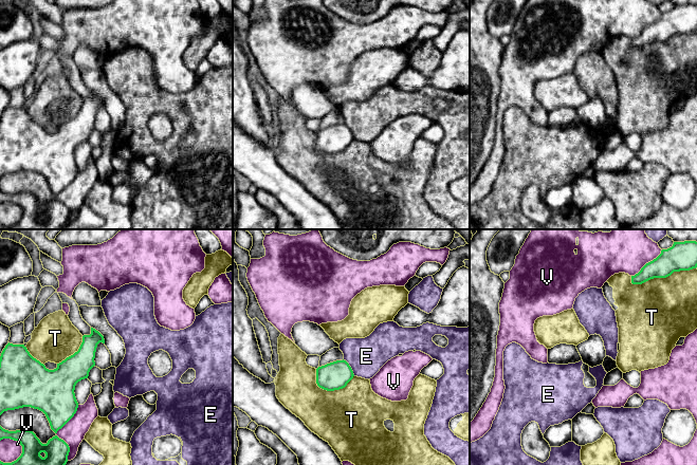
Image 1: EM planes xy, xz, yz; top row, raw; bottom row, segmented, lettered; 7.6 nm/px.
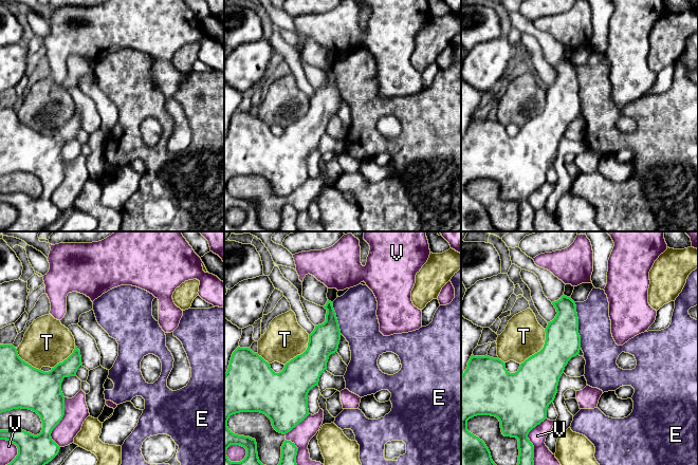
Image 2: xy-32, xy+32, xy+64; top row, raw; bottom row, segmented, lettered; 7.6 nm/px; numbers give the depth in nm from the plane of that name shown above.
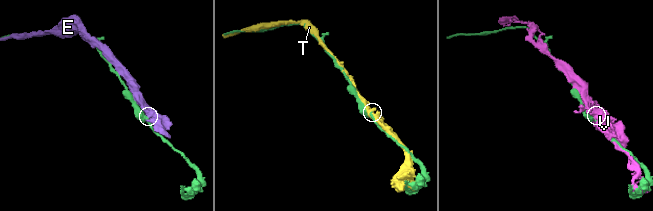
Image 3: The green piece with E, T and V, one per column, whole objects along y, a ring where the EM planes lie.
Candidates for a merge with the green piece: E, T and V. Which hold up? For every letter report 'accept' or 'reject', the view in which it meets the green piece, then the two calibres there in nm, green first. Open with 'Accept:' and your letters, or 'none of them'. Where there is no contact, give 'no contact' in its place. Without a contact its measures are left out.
Accept: none of them
E: reject | xz | 220/280 nm
T: reject | yz | 220/500 nm
V: reject | xy | 280/180 nm

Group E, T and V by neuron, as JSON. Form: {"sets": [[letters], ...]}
{"sets": [["E"], ["T"], ["V"]]}

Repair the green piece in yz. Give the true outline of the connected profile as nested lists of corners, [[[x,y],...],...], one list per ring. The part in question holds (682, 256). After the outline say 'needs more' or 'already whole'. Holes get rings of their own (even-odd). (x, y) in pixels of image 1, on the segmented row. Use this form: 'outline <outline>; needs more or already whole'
outline [[[674,242],[673,246],[662,249],[653,261],[631,276],[632,284],[642,284],[654,278],[666,278],[674,272],[690,271],[697,267],[697,242]]]; already whole

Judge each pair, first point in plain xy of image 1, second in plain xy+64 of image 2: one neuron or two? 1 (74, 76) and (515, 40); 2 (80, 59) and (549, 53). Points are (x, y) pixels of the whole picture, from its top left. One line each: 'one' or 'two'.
1: one
2: one

